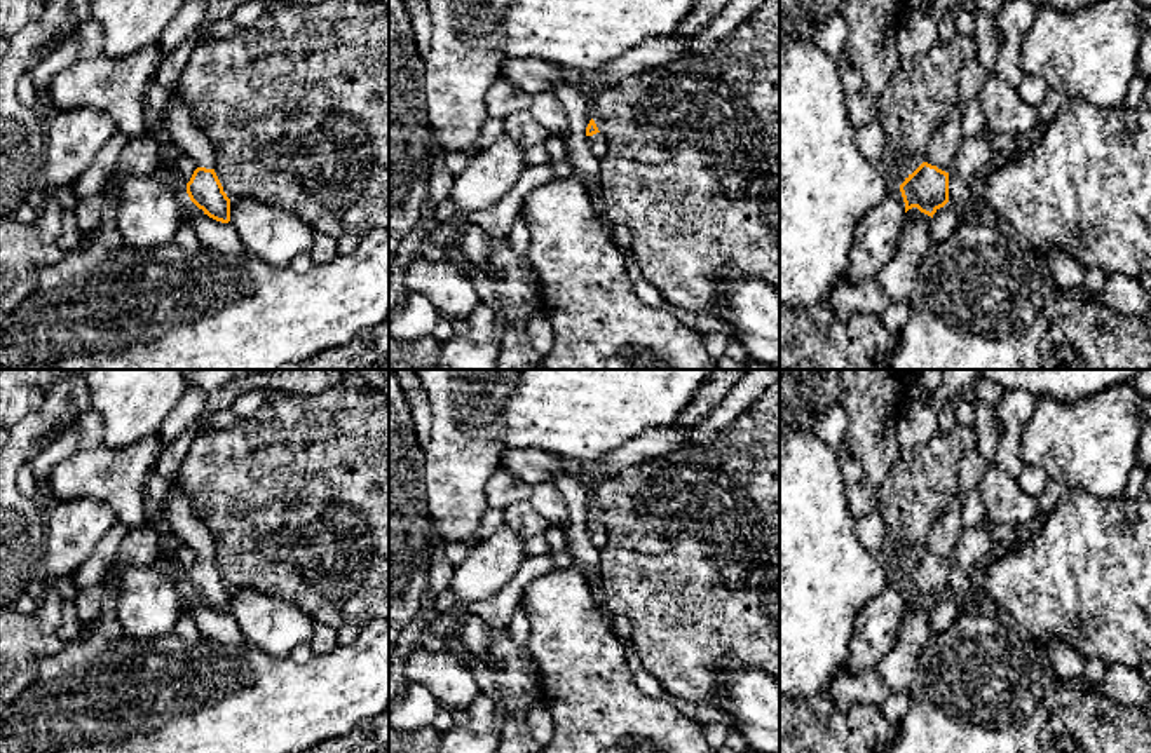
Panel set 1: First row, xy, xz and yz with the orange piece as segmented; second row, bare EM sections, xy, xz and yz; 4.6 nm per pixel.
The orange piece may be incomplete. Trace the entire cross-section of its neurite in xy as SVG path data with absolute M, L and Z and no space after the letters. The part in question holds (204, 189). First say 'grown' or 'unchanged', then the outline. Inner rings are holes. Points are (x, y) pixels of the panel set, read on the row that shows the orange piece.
grown | M171 91L171 99L164 115L166 129L169 131L176 148L192 157L197 169L187 183L190 200L209 218L228 223L230 199L215 173L215 150L208 136L197 127L190 108L181 98Z

